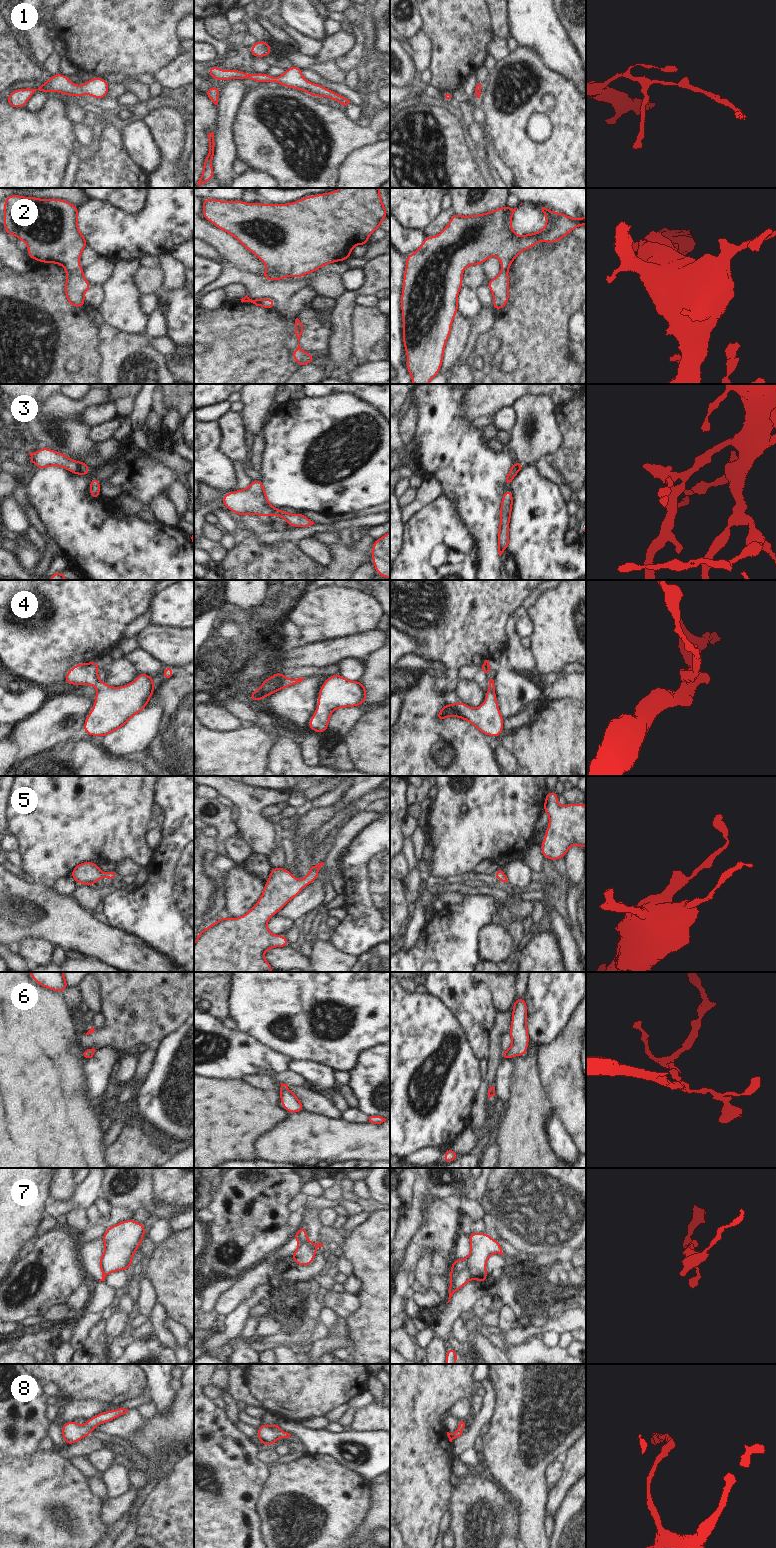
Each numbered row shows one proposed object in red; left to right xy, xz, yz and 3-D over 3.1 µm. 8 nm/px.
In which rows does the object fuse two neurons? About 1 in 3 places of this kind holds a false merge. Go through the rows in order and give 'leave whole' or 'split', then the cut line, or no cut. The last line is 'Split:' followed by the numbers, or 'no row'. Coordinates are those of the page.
1: leave whole; no cut
2: leave whole; no cut
3: split; cut in xy along (77, 462), (79, 471), (82, 474)
4: leave whole; no cut
5: leave whole; no cut
6: leave whole; no cut
7: split; cut in yz along (472, 1277), (468, 1271), (461, 1270), (451, 1281)
8: leave whole; no cut
Split: 3, 7

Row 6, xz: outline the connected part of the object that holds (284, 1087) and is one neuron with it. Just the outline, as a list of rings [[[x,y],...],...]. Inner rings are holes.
[[[281,1084],[281,1088],[277,1091],[281,1097],[281,1106],[290,1114],[301,1112],[305,1110],[299,1098],[291,1091],[288,1090],[287,1084]]]

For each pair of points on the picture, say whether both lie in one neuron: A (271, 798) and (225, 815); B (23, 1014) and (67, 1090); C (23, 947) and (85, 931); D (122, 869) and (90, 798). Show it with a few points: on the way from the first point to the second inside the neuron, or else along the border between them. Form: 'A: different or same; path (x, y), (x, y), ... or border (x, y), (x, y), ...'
A: different; border (234, 817), (238, 830)
B: same; path (23, 1033), (23, 1046), (48, 1071)
C: different; border (24, 938), (42, 938), (53, 946)
D: different; border (116, 863), (133, 860), (142, 866)

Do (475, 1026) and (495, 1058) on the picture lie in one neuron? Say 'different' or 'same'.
different

